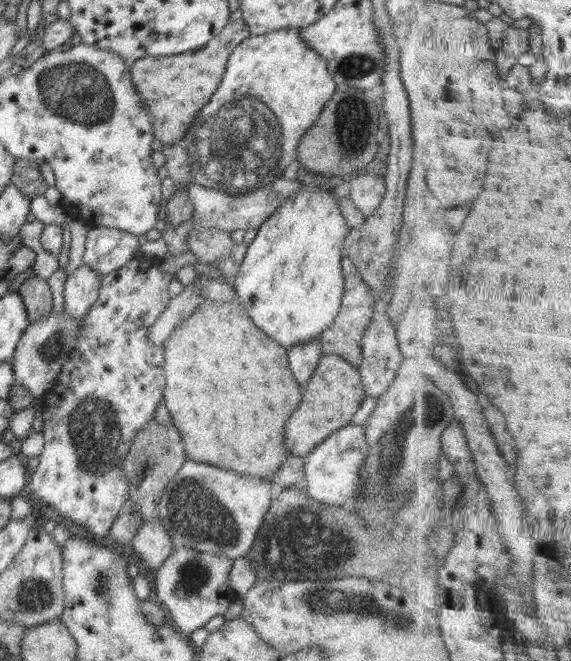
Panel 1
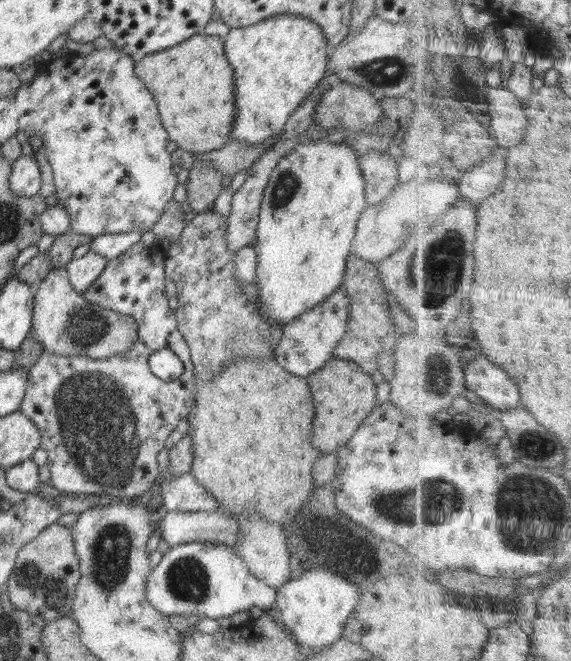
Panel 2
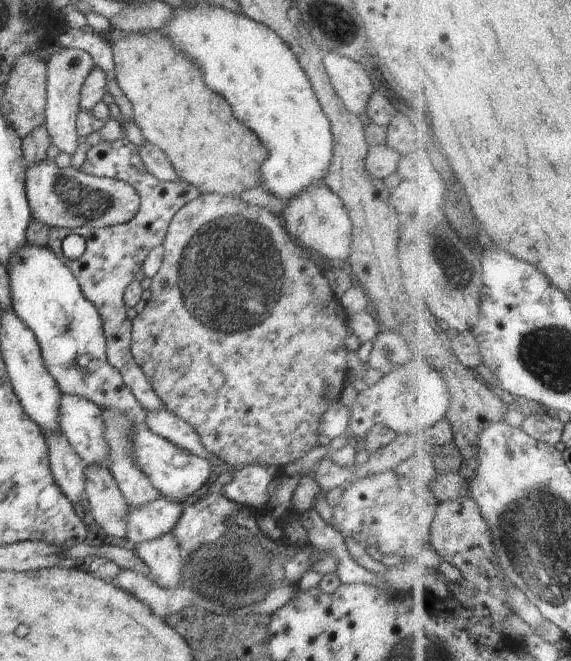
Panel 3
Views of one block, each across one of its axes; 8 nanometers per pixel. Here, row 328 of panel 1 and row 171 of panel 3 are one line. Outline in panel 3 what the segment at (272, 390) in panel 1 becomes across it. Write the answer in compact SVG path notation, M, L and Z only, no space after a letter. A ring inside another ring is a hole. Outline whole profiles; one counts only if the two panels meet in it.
M161 30L144 33L127 33L126 36L120 38L118 42L114 42L111 45L111 49L113 50L113 63L115 64L118 86L122 89L122 92L124 92L124 96L128 98L130 104L132 104L132 110L134 112L133 123L142 131L148 143L156 145L167 156L178 178L190 183L194 188L197 188L200 194L216 193L227 197L240 197L240 194L245 190L250 190L250 188L262 185L261 166L267 159L267 148L264 148L264 145L259 141L255 132L251 132L249 128L246 128L232 116L232 110L230 110L228 102L224 102L224 98L222 98L220 94L214 94L210 88L206 88L201 69L182 55L181 52L178 52L172 46L172 43L161 34Z

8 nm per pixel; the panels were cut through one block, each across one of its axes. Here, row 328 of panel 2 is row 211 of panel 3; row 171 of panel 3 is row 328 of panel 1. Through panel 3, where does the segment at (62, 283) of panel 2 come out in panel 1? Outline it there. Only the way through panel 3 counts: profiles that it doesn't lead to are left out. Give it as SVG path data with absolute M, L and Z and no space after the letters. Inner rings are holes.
M64 310L62 316L50 312L50 316L29 322L24 334L18 341L14 356L12 358L12 370L17 384L24 386L34 397L41 397L52 386L56 376L60 374L61 368L68 361L72 352L76 350L76 341L80 337L84 320L74 320Z

